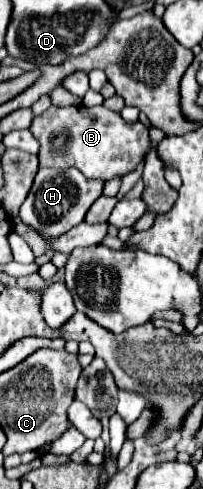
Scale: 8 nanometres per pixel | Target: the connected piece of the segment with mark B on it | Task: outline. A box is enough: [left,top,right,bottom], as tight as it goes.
[30,107,150,181]

